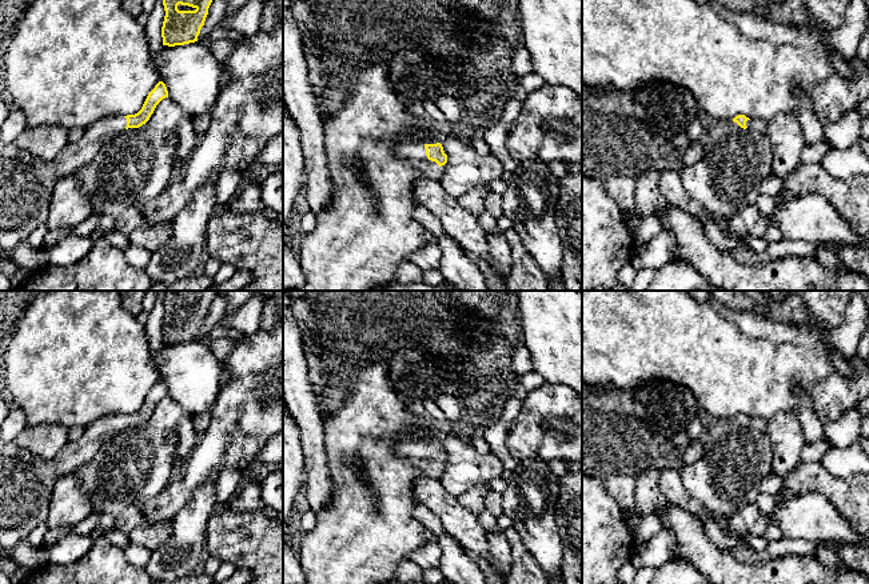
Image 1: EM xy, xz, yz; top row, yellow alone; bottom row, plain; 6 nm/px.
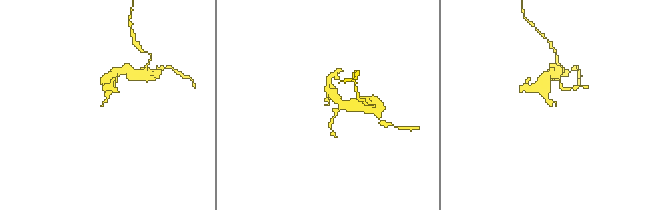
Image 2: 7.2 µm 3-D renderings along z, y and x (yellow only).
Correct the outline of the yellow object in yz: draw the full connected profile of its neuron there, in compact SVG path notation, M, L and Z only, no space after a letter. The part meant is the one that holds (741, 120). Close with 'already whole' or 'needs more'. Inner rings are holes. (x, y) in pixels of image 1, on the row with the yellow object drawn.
M738 115L733 119L741 128L746 129L750 128L752 131L765 132L766 131L766 121L760 119L749 119L745 115Z; needs more

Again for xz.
M418 143L399 144L395 147L394 153L399 159L410 161L434 180L439 180L441 167L447 163L447 155L441 143L424 145Z; needs more

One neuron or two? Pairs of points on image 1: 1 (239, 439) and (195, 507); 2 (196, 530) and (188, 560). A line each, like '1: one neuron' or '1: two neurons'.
1: two neurons
2: one neuron

